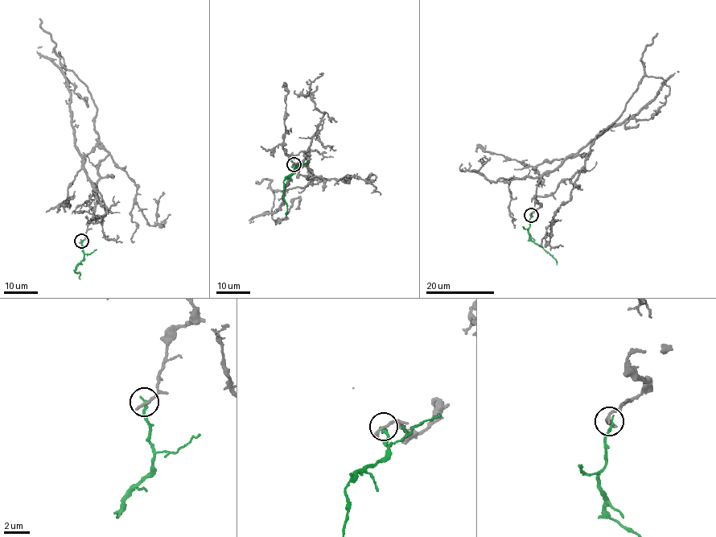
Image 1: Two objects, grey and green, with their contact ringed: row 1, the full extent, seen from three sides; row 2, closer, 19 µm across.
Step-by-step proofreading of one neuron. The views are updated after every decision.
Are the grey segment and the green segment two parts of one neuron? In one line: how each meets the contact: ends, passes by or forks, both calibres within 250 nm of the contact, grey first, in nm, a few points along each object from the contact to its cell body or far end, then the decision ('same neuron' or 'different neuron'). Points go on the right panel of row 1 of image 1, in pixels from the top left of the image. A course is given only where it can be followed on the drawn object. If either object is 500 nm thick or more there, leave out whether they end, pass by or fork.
grey ends | green ends | 280/240 nm | grey via (530, 215), (536, 197), (585, 171), (590, 146), (643, 77), (661, 79), (664, 103), (624, 126), (639, 123) | green via (531, 215), (529, 240), (548, 251), (555, 259), (556, 264) | different neuron

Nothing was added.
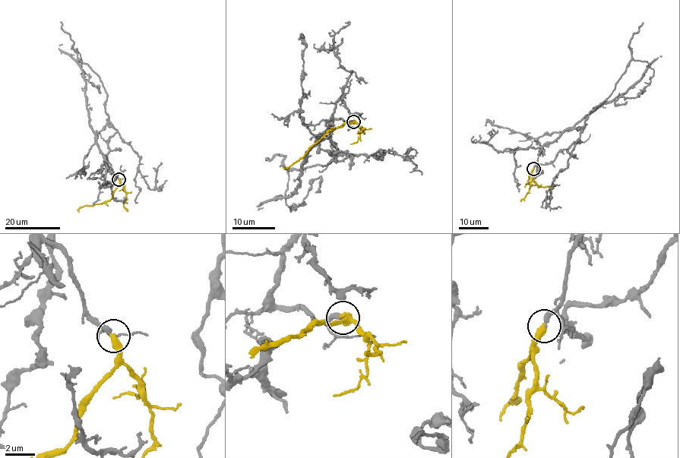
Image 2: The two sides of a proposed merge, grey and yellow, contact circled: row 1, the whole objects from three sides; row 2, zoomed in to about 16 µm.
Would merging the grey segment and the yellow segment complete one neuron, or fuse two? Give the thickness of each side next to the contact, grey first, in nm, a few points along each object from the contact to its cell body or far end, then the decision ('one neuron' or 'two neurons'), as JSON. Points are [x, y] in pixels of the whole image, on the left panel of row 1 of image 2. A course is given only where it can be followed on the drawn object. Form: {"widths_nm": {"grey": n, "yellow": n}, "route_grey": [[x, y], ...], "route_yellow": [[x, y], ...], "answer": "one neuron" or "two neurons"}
{"widths_nm": {"grey": 320, "yellow": 440}, "route_grey": [[119, 179], [96, 141], [108, 122], [105, 89], [76, 49], [89, 82], [99, 91], [96, 85]], "route_yellow": [[119, 179], [119, 184], [109, 200], [83, 206], [78, 212]], "answer": "one neuron"}

